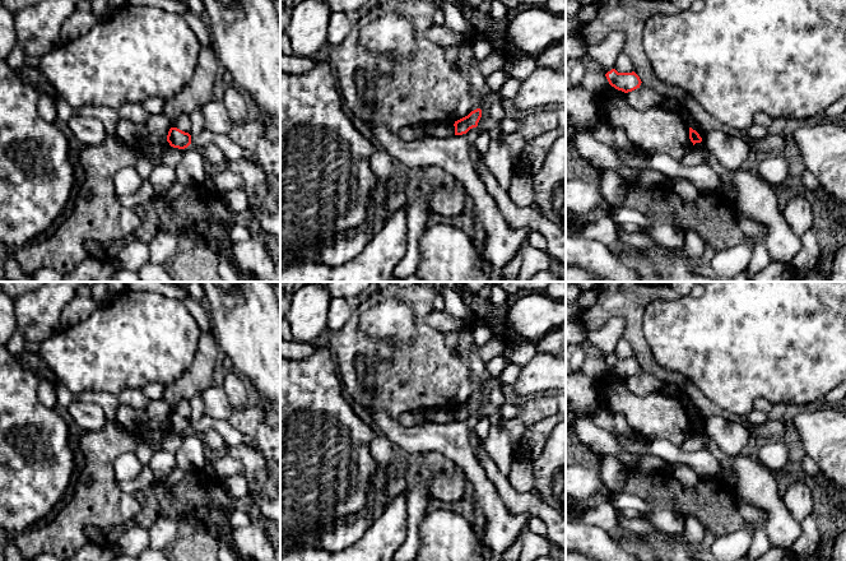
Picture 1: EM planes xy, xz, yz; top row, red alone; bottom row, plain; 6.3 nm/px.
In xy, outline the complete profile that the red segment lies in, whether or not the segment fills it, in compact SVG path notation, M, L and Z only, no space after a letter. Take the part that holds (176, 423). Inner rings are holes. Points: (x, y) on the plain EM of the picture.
M171 413L167 421L167 427L173 434L185 435L191 430L191 421L177 413Z

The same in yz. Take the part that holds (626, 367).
M612 354L605 360L605 362L612 372L624 379L628 379L640 374L642 368L640 362L634 357L618 358L615 354Z

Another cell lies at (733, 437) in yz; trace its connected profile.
M694 405L691 413L726 455L734 456L749 448L753 437L745 422L731 422L721 416L702 416Z

